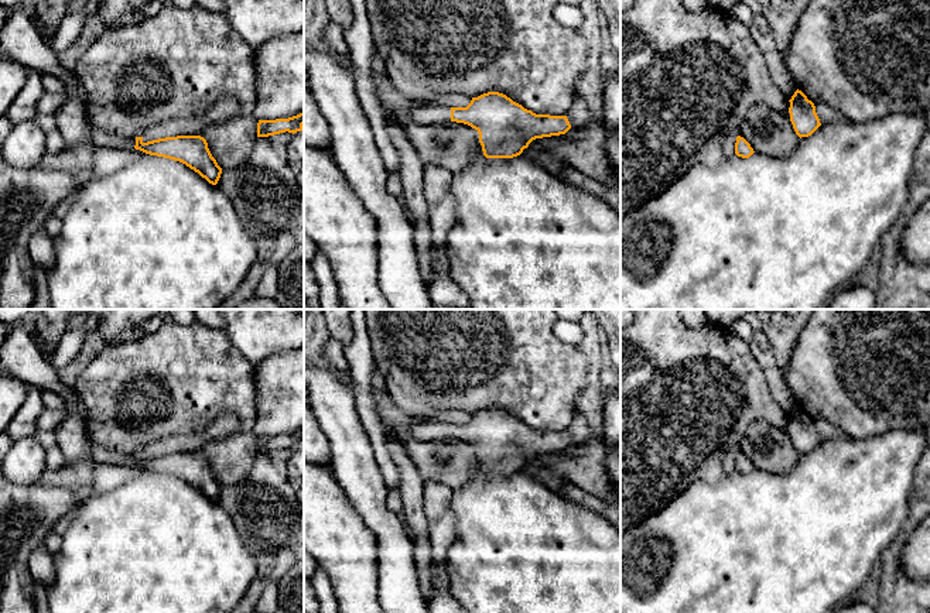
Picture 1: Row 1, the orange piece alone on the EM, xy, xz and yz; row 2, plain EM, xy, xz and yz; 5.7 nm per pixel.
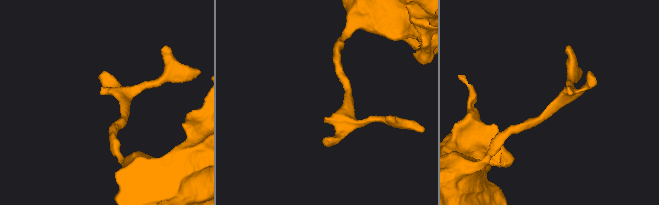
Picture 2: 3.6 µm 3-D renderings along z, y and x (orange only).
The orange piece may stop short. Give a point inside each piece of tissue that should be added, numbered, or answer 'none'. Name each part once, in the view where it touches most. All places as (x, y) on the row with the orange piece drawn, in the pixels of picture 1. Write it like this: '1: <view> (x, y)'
1: xz (424, 115)

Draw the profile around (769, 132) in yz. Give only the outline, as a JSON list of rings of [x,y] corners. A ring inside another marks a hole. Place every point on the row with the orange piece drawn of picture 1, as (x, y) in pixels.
[[[763,103],[748,110],[739,136],[755,153],[776,157],[790,157],[800,140],[790,121],[789,110],[776,110]]]

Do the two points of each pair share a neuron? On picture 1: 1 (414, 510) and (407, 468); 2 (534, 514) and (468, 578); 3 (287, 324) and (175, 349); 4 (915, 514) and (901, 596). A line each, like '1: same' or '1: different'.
1: same
2: same
3: different
4: same

